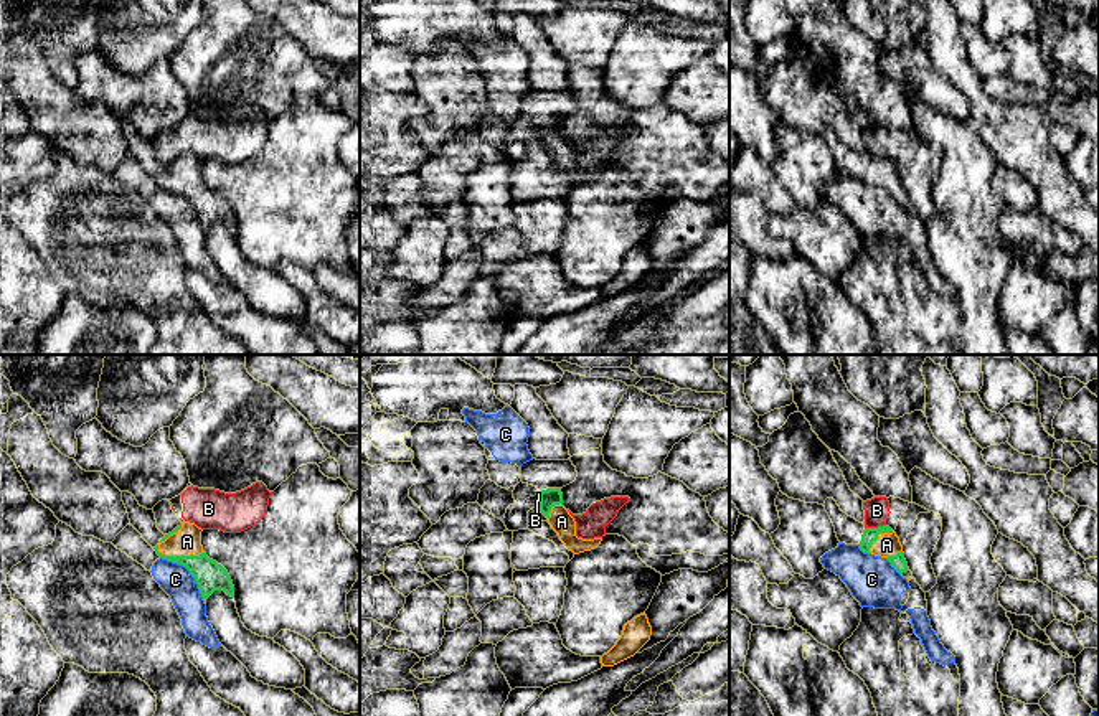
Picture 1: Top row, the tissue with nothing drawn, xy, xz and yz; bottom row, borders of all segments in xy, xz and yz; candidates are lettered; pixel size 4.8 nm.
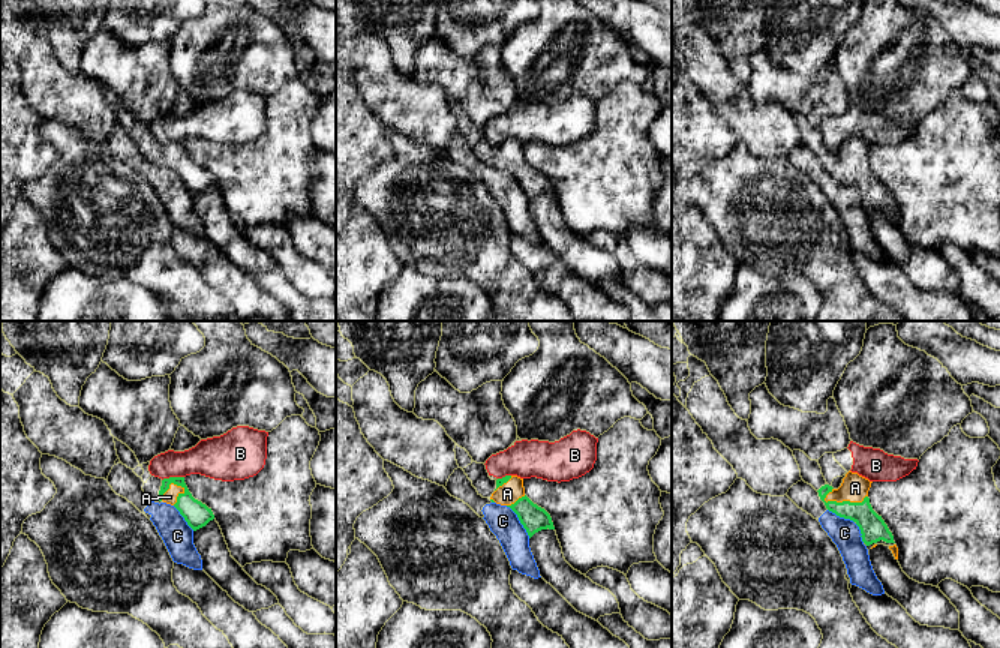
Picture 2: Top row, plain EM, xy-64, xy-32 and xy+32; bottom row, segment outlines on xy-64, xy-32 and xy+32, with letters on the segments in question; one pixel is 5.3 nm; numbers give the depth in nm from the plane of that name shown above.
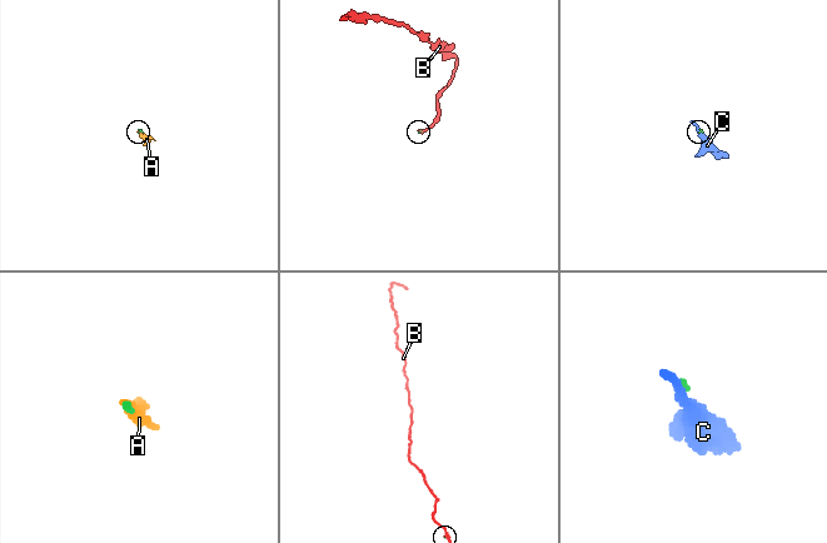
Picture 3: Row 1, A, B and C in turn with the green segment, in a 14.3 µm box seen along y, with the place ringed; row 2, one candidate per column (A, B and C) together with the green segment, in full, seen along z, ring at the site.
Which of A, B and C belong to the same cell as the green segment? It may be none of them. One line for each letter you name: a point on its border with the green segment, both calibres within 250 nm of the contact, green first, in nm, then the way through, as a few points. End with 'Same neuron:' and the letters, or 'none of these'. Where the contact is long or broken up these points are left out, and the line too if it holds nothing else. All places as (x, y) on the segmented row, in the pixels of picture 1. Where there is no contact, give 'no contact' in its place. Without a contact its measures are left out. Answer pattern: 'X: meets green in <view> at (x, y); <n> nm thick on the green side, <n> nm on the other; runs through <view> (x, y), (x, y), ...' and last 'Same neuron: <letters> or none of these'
A: meets green in xy at (179, 556); 150 nm thick on the green side, 140 nm on the other
Same neuron: A

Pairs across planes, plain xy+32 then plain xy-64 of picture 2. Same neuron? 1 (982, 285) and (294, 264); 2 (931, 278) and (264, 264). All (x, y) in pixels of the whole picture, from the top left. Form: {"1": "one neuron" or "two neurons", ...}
{"1": "one neuron", "2": "one neuron"}

